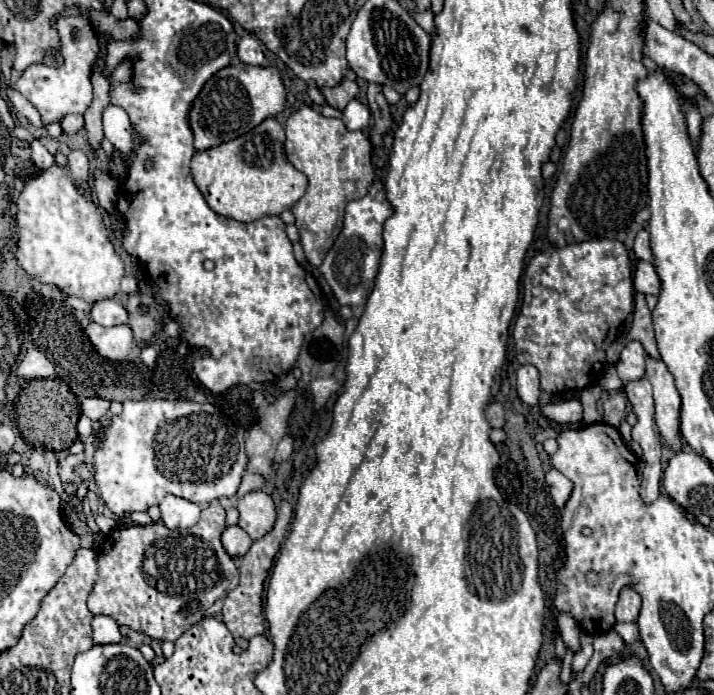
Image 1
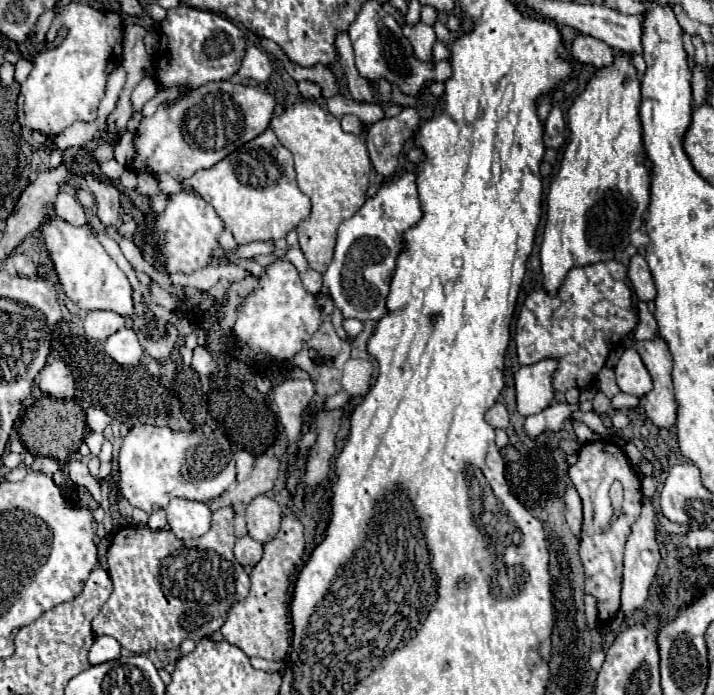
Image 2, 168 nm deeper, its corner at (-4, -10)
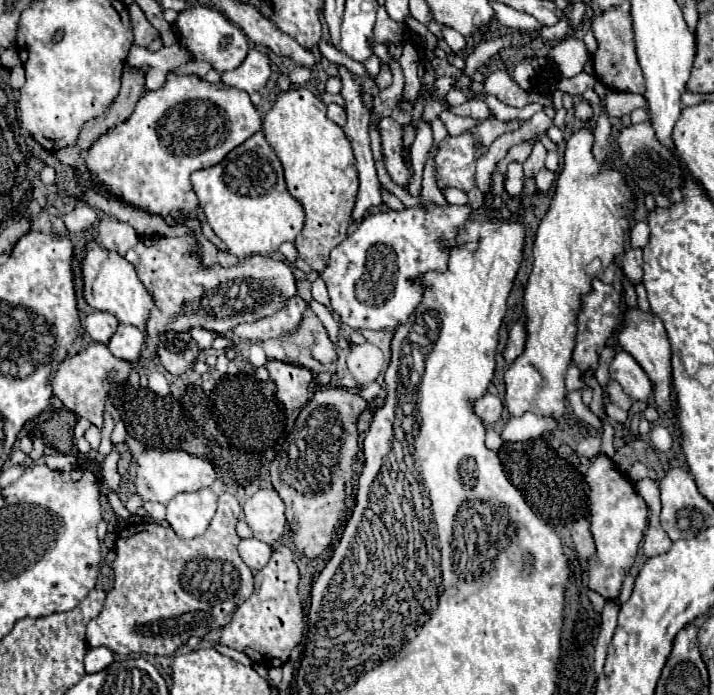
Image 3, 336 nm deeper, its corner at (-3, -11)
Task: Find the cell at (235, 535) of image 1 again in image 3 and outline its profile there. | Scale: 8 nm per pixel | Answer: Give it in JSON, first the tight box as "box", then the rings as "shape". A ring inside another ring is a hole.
{"box":[239,537,273,571],"shape":[[[253,537],[251,539],[243,539],[239,543],[239,555],[247,563],[247,567],[253,569],[253,571],[263,569],[269,563],[271,553],[273,553],[271,545],[263,543],[259,539],[253,539]]]}

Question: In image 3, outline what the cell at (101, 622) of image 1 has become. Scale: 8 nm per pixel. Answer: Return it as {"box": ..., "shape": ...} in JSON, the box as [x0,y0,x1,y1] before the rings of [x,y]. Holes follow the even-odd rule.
{"box":[85,647,113,673],"shape":[[[89,647],[85,655],[85,671],[97,673],[113,663],[113,653],[107,647]]]}

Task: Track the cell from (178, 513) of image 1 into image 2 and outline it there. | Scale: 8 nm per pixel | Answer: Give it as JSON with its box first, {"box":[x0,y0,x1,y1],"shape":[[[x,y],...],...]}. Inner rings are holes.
{"box":[166,498,210,538],"shape":[[[172,498],[166,508],[170,530],[180,538],[198,538],[210,530],[210,508],[204,502],[192,502],[184,498]]]}

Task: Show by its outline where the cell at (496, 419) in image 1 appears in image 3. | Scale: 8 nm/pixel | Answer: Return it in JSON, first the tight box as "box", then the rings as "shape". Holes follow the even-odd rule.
{"box":[471,391,503,423],"shape":[[[489,391],[483,397],[475,399],[471,403],[471,407],[473,407],[473,413],[477,417],[481,417],[485,423],[495,423],[501,417],[501,411],[503,411],[501,399],[495,393],[489,393]]]}

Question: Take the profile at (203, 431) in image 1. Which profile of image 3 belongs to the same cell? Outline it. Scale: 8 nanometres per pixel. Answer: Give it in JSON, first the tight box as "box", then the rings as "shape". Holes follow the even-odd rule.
{"box":[135,449,215,503],"shape":[[[147,449],[141,457],[135,459],[135,485],[137,485],[137,495],[143,501],[159,501],[159,503],[169,503],[177,493],[183,491],[199,491],[201,487],[213,485],[215,477],[215,467],[201,457],[193,457],[185,451],[159,451],[159,449]]]}

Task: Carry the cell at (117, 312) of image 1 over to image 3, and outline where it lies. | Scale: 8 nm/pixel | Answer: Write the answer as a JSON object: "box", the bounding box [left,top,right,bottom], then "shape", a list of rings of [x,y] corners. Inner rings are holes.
{"box":[83,311,119,343],"shape":[[[93,311],[85,317],[85,323],[83,323],[83,327],[91,335],[91,339],[99,341],[99,343],[109,343],[117,325],[119,325],[117,317],[107,311]]]}

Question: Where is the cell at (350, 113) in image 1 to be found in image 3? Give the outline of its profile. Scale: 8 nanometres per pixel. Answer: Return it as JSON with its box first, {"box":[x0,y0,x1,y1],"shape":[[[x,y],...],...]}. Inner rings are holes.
{"box":[327,105,347,127],"shape":[[[327,105],[327,117],[329,117],[331,121],[335,121],[339,127],[343,127],[345,121],[347,121],[345,109],[343,109],[341,105]]]}

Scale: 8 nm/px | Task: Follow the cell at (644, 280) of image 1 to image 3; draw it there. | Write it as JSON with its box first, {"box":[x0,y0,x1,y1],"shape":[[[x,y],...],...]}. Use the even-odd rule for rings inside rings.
{"box":[623,249,643,283],"shape":[[[627,249],[623,255],[623,273],[629,277],[629,281],[641,283],[643,279],[643,249]]]}

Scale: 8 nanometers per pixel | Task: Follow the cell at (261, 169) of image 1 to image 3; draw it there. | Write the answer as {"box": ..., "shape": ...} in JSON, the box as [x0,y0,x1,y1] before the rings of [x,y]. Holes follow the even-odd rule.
{"box":[191,131,303,259],"shape":[[[261,131],[235,147],[221,163],[195,171],[191,183],[213,233],[237,259],[255,253],[273,255],[285,241],[295,241],[303,229],[303,207],[289,195],[281,161]]]}

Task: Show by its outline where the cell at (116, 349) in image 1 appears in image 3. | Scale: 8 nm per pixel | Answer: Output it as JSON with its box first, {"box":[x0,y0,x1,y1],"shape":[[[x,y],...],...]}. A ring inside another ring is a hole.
{"box":[109,325,145,361],"shape":[[[119,325],[109,341],[109,349],[115,357],[135,361],[145,343],[145,335],[135,325]]]}

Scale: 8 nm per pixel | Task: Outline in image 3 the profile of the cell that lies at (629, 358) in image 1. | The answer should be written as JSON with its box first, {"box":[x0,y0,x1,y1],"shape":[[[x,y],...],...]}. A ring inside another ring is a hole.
{"box":[609,351,653,401],"shape":[[[619,351],[615,355],[613,363],[609,365],[609,375],[635,401],[647,401],[653,391],[651,379],[647,377],[647,373],[641,369],[641,365],[627,351]]]}

